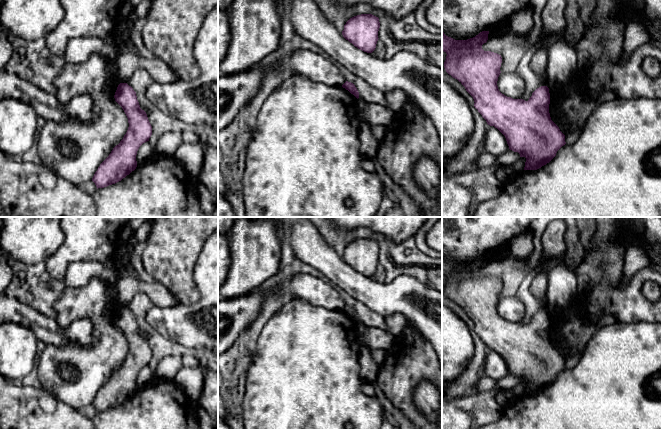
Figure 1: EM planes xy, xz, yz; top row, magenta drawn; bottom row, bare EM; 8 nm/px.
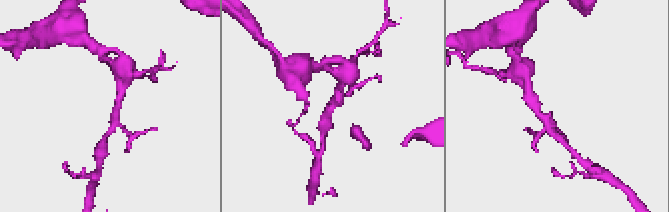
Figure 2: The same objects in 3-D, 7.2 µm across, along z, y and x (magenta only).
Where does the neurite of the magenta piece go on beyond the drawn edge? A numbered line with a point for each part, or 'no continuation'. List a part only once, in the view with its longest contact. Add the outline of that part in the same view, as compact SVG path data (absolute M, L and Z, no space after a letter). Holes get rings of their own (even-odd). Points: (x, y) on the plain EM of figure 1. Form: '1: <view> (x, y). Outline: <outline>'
no continuation

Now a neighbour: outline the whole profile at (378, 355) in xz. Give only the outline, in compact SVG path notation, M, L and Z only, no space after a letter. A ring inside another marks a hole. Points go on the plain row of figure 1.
M370 349L374 361L381 366L386 357L386 350L383 349Z

